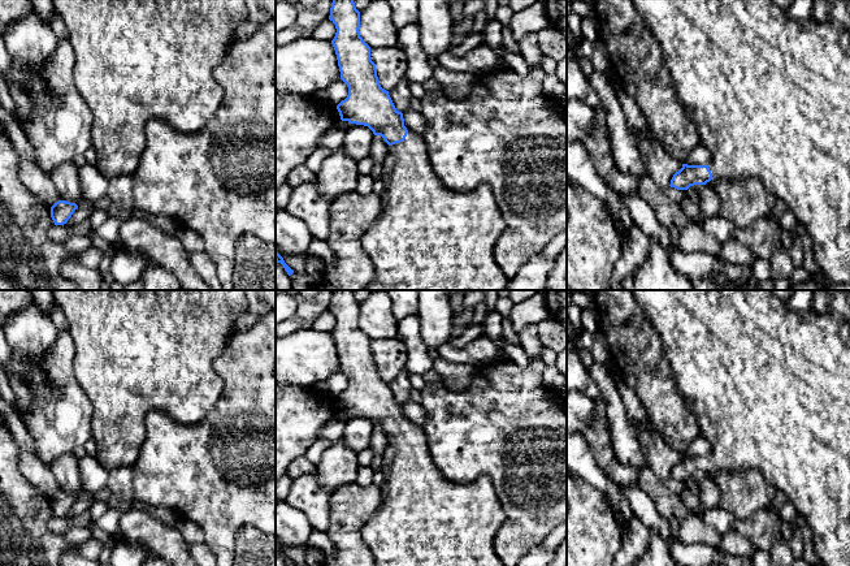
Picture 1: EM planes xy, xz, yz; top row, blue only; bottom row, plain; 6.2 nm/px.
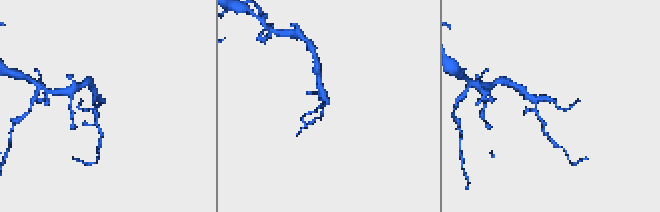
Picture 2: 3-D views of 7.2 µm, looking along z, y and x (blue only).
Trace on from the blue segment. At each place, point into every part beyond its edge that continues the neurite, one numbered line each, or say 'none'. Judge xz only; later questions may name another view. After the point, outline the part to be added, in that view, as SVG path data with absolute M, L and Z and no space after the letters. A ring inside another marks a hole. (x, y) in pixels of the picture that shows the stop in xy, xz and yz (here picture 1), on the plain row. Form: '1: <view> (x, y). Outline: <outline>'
1: xz (424, 519). Outline: M408 423L403 433L390 437L389 445L382 457L386 462L386 476L383 484L380 487L380 506L364 523L360 531L364 543L367 544L368 549L374 557L374 566L503 566L494 550L494 539L498 530L506 519L506 514L499 504L499 500L494 491L494 485L489 476L481 475L474 481L468 484L454 483L447 480L431 459L428 448L426 435L422 427L411 423Z

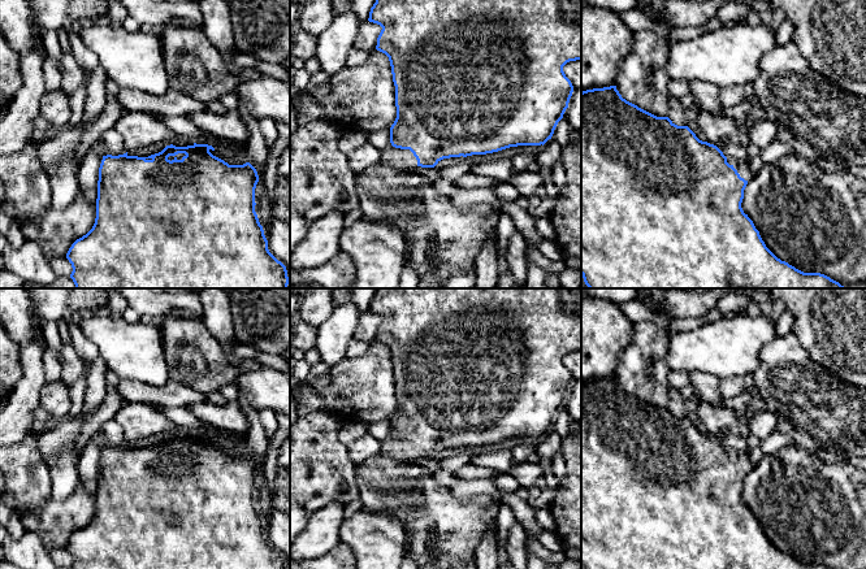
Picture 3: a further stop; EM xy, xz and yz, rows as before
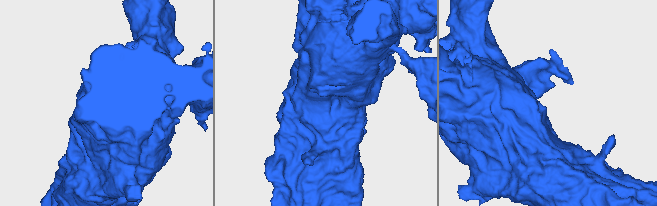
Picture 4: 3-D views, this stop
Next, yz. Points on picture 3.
1: yz (744, 463). Outline: M727 449L727 453L729 456L732 456L737 461L740 468L744 469L745 472L749 473L749 470L753 468L752 464L750 464L749 457L742 457L737 452L735 452L733 449Z

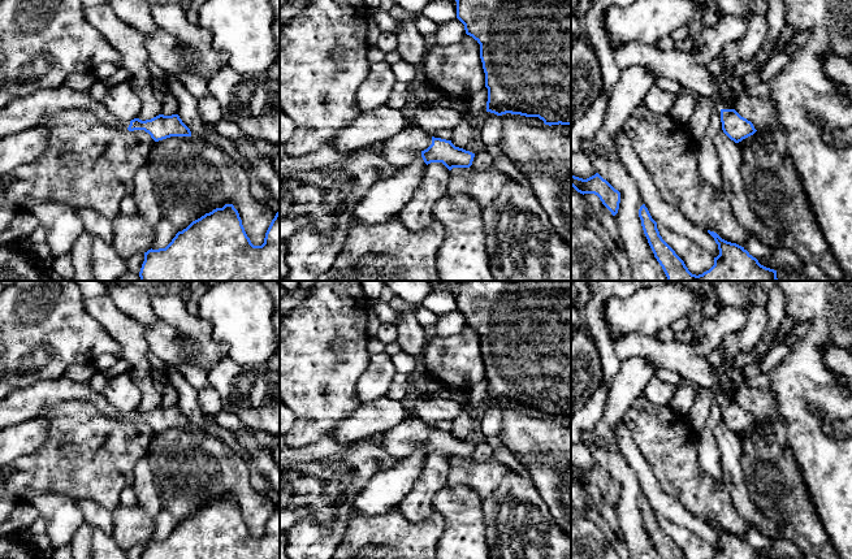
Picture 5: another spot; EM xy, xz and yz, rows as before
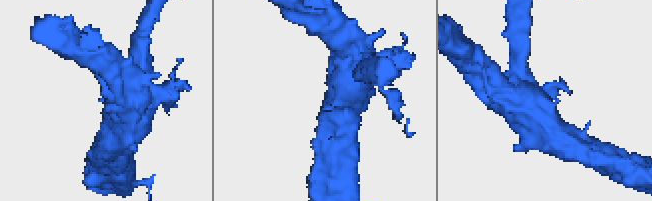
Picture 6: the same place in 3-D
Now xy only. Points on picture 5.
1: xy (21, 404). Outline: M66 376L40 381L23 390L16 390L0 399L0 429L38 417L40 412L61 402L88 402L108 417L127 421L130 412L114 410L103 393L94 391L88 384L75 382Z

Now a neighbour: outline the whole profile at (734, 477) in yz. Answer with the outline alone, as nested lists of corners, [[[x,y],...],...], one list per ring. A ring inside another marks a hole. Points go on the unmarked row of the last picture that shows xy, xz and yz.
[[[723,421],[714,429],[714,436],[721,454],[722,484],[734,497],[738,511],[748,524],[771,540],[778,540],[778,532],[766,524],[764,515],[752,499],[748,477],[741,465],[743,447],[740,437],[731,432]]]

